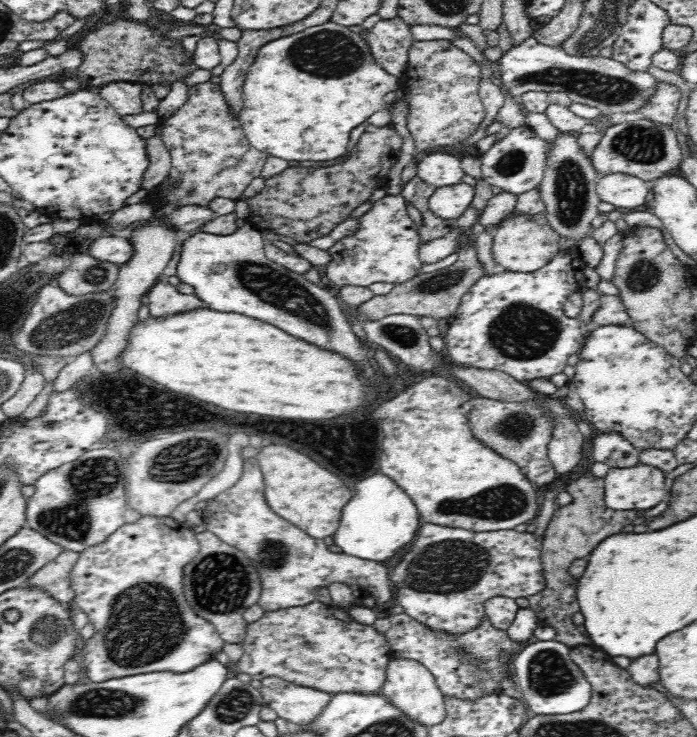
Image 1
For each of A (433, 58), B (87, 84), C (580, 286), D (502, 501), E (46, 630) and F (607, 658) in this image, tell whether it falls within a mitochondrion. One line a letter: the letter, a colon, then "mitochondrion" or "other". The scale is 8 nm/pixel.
A: other
B: other
C: other
D: mitochondrion
E: mitochondrion
F: other

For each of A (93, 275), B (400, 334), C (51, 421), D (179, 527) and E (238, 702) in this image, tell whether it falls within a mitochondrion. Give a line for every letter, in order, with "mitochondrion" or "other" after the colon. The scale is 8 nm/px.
A: mitochondrion
B: mitochondrion
C: mitochondrion
D: other
E: mitochondrion

